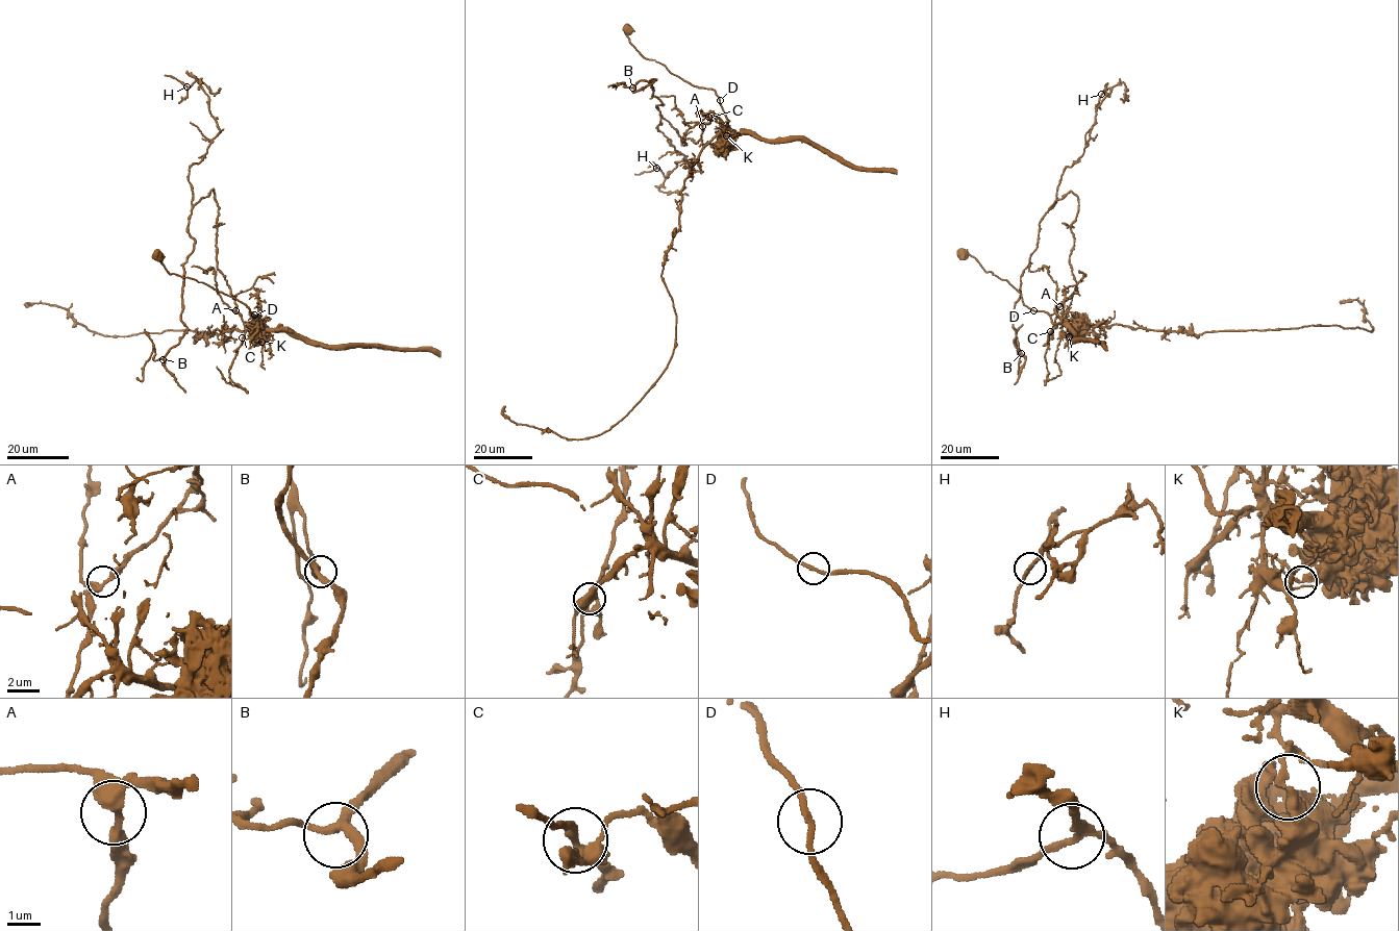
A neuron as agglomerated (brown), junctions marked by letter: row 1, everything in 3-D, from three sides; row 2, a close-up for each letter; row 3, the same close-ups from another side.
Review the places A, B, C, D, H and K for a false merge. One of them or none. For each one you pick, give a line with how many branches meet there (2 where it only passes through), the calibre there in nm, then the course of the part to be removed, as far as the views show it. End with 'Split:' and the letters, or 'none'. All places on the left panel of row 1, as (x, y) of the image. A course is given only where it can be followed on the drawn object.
K: 2 branches meet; 280 nm thick; foreign part runs (261, 342), (256, 329), (216, 329), (196, 340), (208, 335), (110, 336), (88, 330), (63, 307), (28, 306)
Split: K

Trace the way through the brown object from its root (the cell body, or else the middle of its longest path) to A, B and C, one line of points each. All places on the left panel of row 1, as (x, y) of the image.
A: (157, 257), (170, 273), (195, 278), (243, 302), (259, 317), (263, 328), (245, 340), (244, 323), (235, 310)
B: (157, 257), (263, 328), (258, 290), (233, 296), (217, 267), (213, 189), (190, 217), (186, 332), (163, 359)
C: (157, 257), (170, 273), (209, 285), (243, 302), (257, 316), (263, 328), (248, 338), (242, 337)

